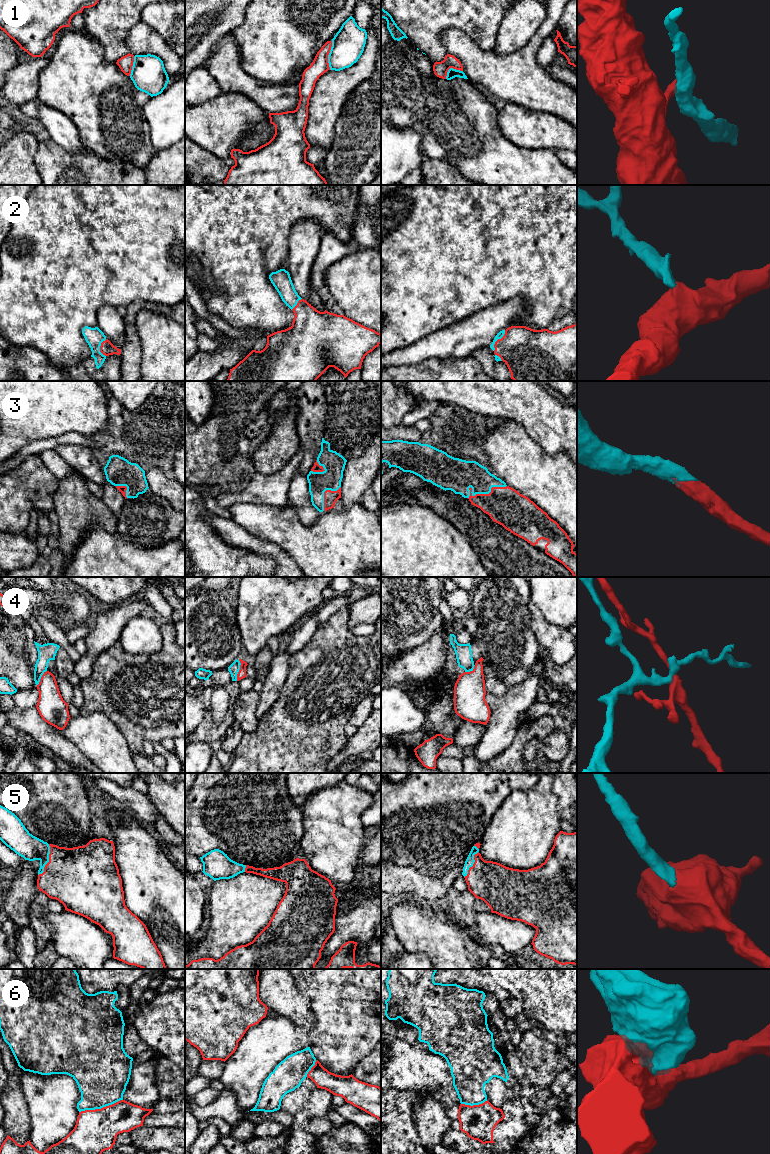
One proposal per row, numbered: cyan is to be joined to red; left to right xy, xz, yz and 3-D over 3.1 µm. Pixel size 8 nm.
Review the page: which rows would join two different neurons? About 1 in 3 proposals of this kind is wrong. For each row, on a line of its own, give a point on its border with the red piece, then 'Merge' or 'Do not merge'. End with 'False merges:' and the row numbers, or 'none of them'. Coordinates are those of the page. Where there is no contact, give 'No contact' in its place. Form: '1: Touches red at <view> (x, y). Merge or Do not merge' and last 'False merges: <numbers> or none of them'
1: Touches red at xz (328, 54). Do not merge
2: Touches red at yz (497, 340). Merge
3: Touches red at yz (487, 494). Merge
4: Touches red at xz (239, 670). Do not merge
5: Touches red at xy (49, 860). Merge
6: Touches red at xy (101, 1108). Do not merge
False merges: 1, 4, 6

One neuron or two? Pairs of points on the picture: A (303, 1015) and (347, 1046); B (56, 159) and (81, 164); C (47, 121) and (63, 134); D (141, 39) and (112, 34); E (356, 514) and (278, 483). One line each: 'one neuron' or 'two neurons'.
A: two neurons
B: one neuron
C: one neuron
D: two neurons
E: two neurons

